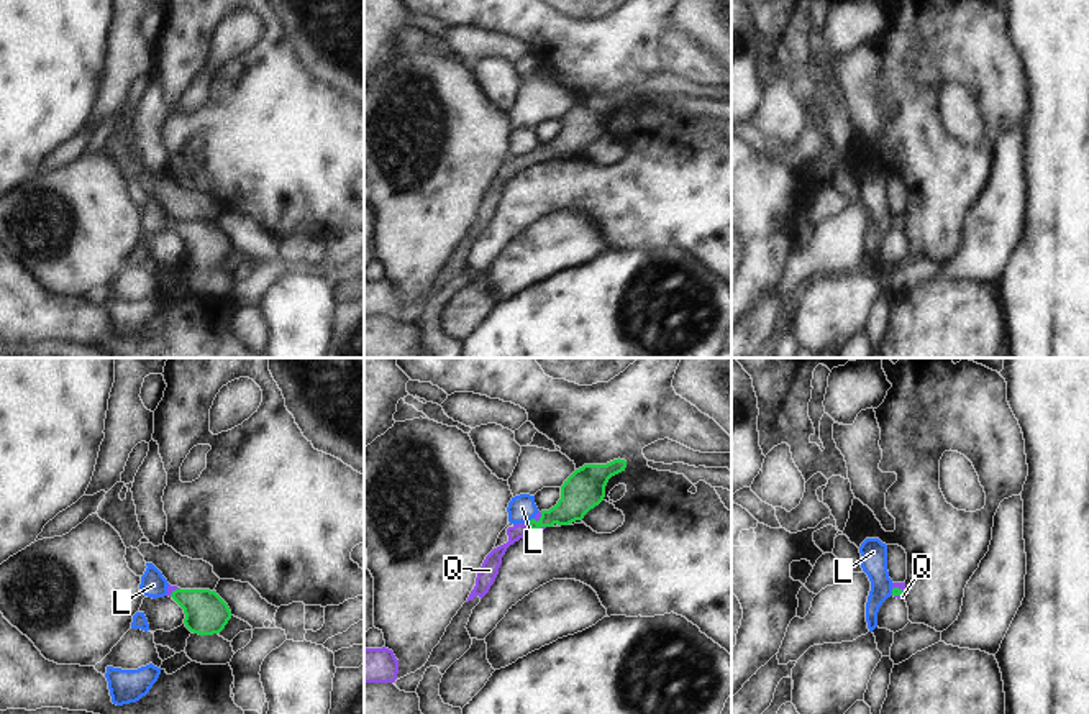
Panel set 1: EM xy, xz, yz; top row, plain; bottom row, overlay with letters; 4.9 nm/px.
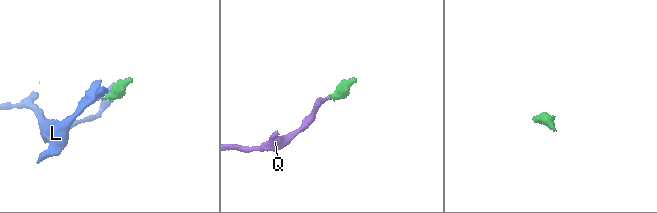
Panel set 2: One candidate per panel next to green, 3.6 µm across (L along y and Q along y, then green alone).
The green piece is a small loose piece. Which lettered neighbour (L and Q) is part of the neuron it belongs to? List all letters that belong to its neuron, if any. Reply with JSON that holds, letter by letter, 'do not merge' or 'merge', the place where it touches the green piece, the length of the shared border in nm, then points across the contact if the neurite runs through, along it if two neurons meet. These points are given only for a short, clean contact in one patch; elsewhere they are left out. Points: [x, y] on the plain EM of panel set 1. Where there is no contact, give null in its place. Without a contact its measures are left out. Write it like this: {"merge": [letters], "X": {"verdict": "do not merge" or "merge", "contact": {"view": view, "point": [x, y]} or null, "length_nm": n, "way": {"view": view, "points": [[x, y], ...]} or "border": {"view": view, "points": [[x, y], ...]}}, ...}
{"merge": ["Q"], "L": {"verdict": "do not merge", "contact": {"view": "xz", "point": [532, 151]}, "length_nm": 50, "border": {"view": "xz", "points": [[533, 150], [527, 155]]}}, "Q": {"verdict": "merge", "contact": {"view": "xz", "point": [530, 160]}, "length_nm": 60, "way": {"view": "xz", "points": [[574, 135], [530, 160], [522, 161], [492, 194]]}}}

